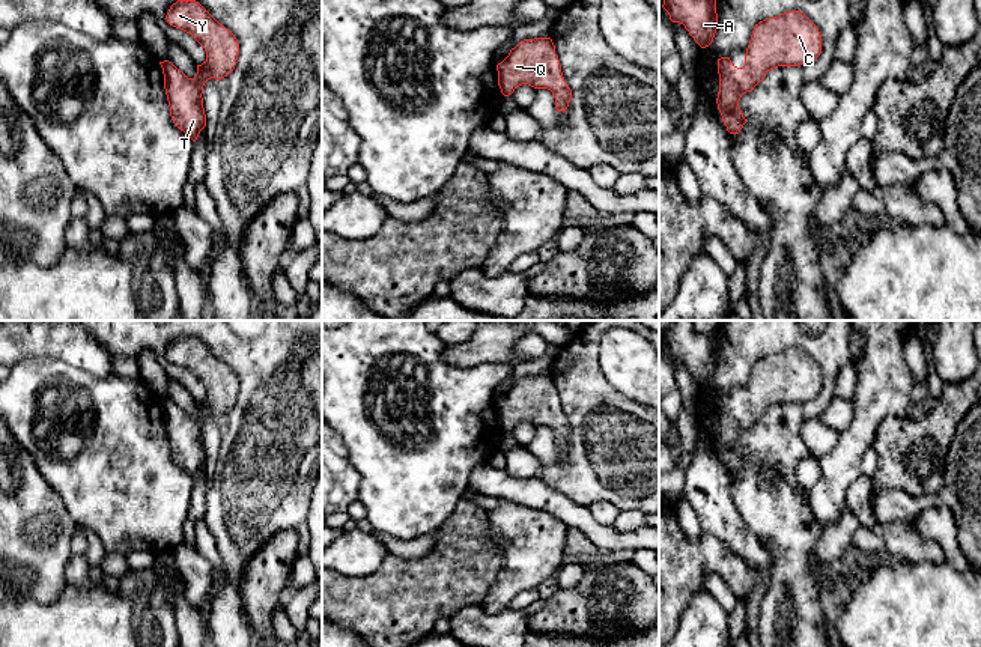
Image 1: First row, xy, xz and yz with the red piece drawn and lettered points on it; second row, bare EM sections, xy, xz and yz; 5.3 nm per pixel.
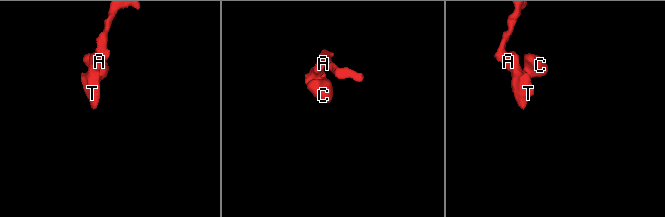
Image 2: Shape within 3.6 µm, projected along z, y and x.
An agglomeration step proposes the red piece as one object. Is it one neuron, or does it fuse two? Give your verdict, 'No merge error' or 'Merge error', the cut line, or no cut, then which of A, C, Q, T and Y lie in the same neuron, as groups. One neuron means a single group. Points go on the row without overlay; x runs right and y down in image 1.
No merge error. No split. Groups: A C Q T Y

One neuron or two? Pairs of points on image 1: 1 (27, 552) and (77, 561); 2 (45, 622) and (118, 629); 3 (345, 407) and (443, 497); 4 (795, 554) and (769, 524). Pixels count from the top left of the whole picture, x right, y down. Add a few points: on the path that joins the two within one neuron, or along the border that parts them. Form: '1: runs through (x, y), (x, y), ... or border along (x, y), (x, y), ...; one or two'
1: border along (72, 555), (66, 564), (66, 583); two
2: runs through (63, 629), (100, 629); one
3: runs through (369, 431), (419, 473); one
4: runs through (792, 546), (777, 531); one

